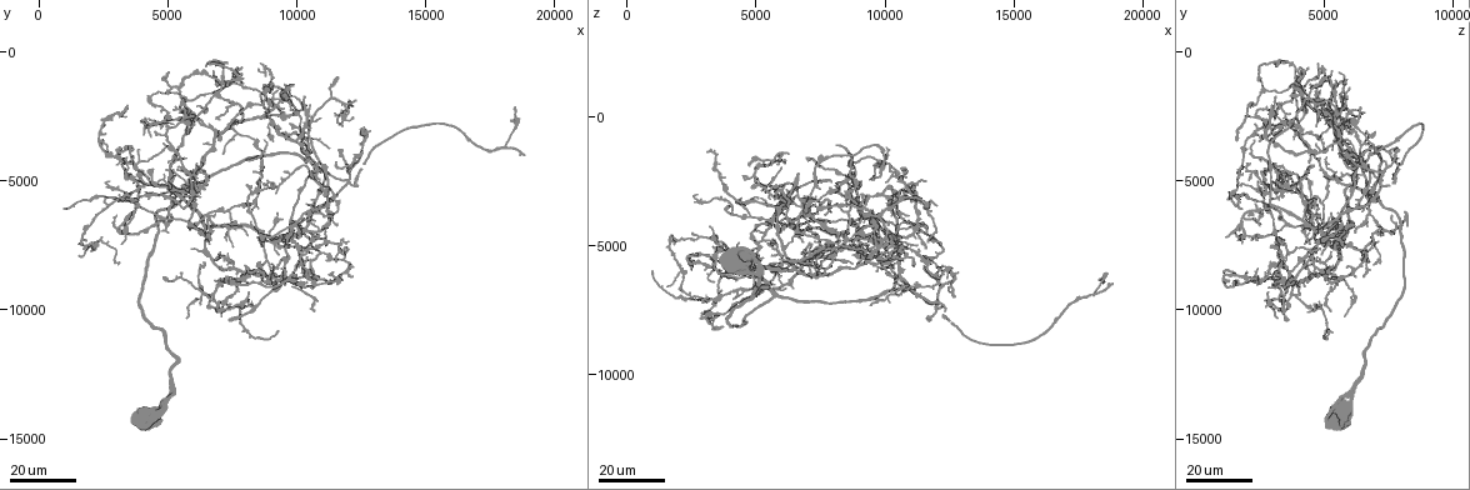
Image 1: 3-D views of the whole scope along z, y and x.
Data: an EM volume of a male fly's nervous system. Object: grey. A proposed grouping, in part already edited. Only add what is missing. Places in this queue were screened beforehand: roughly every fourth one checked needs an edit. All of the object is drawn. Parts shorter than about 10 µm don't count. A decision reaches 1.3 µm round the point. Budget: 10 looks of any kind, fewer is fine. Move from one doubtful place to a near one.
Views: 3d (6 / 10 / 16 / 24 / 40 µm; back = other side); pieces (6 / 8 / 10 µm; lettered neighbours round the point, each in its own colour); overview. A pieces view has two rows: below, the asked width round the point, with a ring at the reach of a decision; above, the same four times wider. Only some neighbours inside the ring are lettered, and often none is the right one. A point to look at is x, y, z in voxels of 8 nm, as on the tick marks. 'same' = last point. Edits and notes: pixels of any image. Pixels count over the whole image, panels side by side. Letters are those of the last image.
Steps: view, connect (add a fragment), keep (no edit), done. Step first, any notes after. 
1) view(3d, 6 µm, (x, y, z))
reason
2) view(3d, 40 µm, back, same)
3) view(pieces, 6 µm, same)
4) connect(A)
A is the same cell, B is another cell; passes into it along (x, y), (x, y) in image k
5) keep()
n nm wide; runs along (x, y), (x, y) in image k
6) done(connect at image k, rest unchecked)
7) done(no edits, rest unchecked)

view(3d, 16 µm, (8200, 6100, 4500))
branch stops here

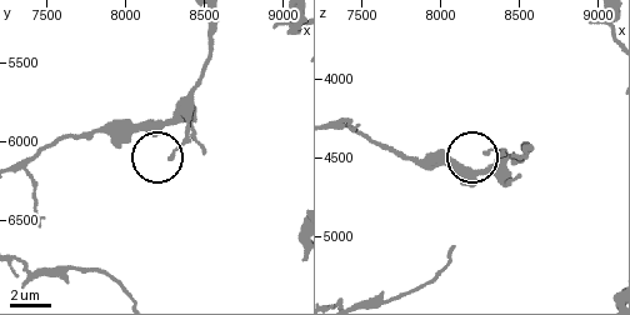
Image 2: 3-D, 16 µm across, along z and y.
view(pieces, 10 µm, (8280, 6100, 4480))

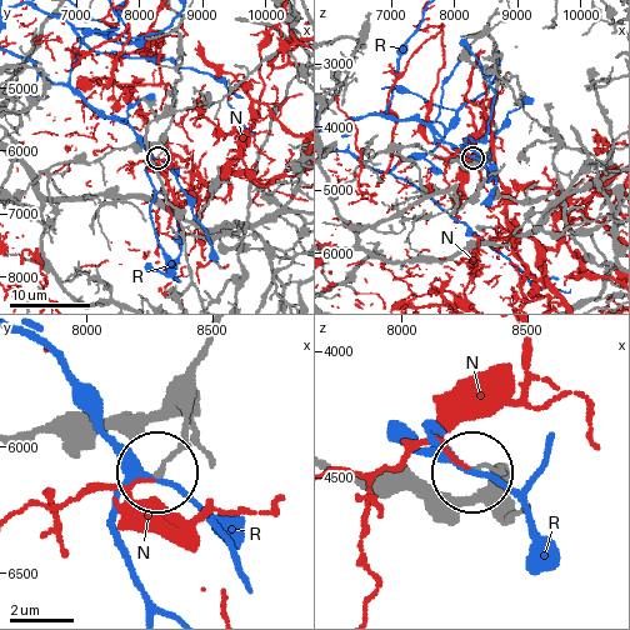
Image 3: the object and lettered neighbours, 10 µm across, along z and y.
keep()
N and R are other cells; runs along (60, 165), (89, 163), (118, 149), (161, 141), (159, 156) in image 3; no lettered fragment goes on from it

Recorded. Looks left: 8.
view(3d, 16 µm, (11500, 6800, 2400))
branch stops here

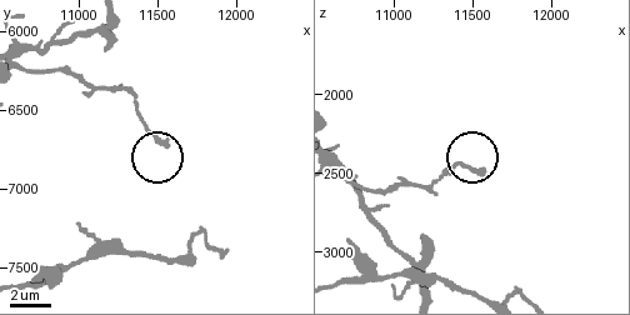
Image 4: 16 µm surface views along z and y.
view(pieces, 8 µm, (11540, 6700, 2500))

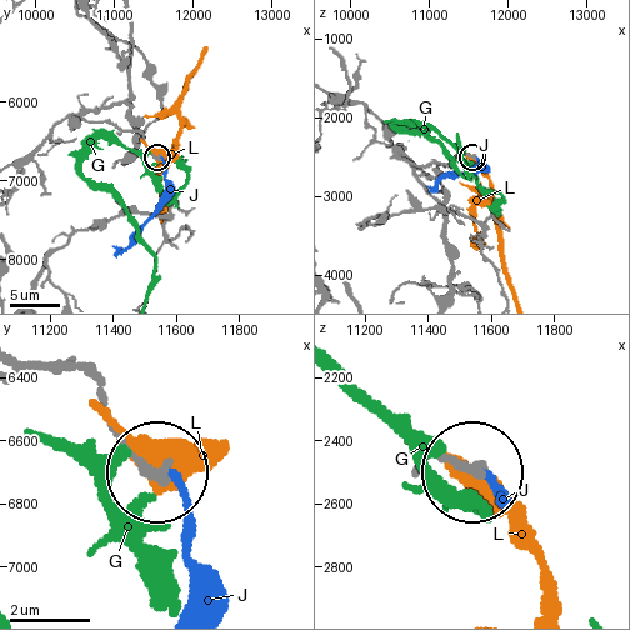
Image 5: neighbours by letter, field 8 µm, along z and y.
keep()
280 nm wide; G, J and L are other cells; runs along (445, 218), (399, 156), (418, 165), (470, 156) in image 5; no lettered fragment goes on from it

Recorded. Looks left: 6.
view(3d, 16 µm, (10300, 1700, 3100))
long arm stops here

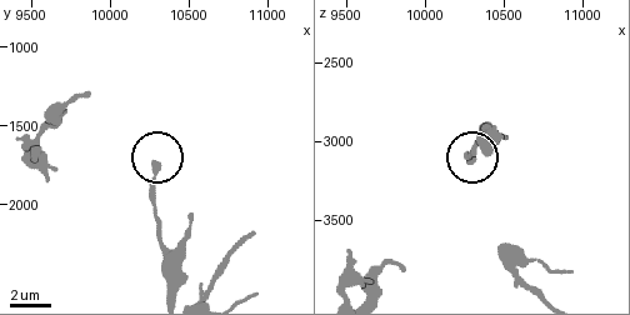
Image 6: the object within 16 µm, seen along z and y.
view(pieces, 8 µm, (10280, 1740, 3120))

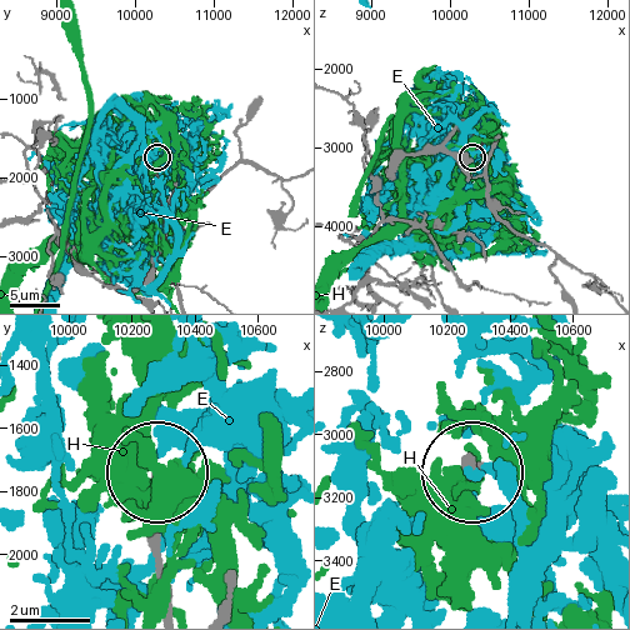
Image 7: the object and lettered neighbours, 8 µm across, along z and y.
keep()
E and H are other cells; none of them fits

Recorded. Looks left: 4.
view(3d, 24 µm, (18900, 4100, 6400))
branch stops here

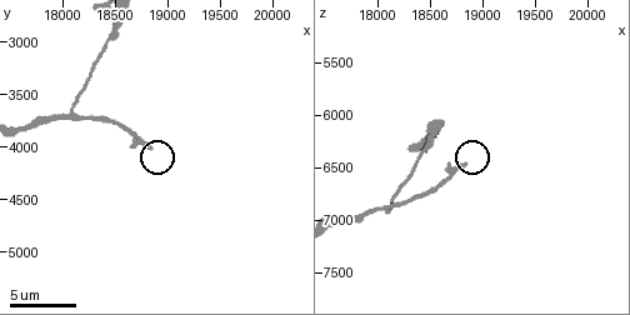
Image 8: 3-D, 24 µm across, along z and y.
view(pieces, 6 µm, (18840, 4000, 6480))
see the neighbours

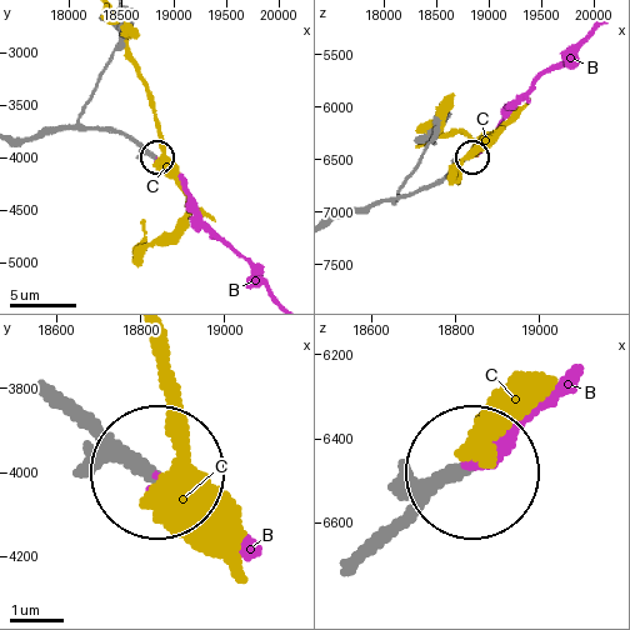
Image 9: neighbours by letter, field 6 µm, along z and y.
connect(B)
B is the same cell, C is another cell; passes into it along (123, 131), (158, 158), (193, 209), (246, 259), (270, 293) in image 9; it goes on there

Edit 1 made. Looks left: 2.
done(connect at image 9, rest unchecked)

